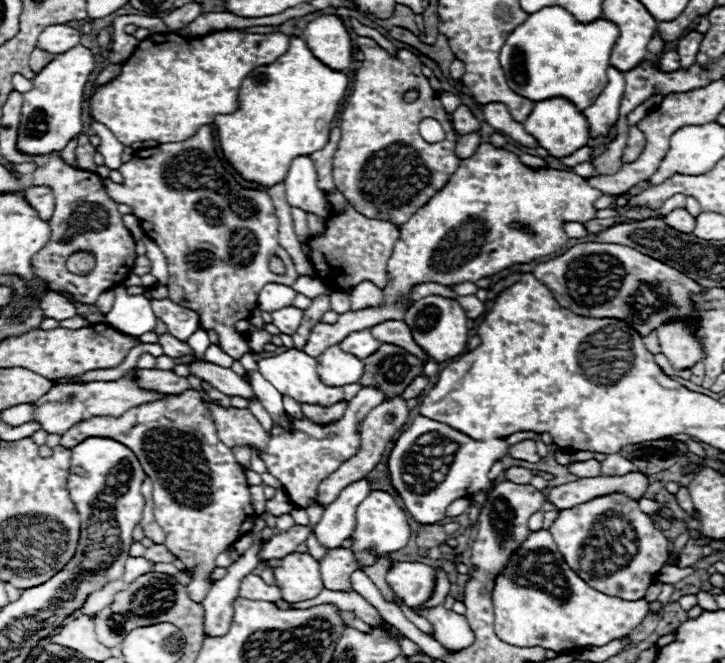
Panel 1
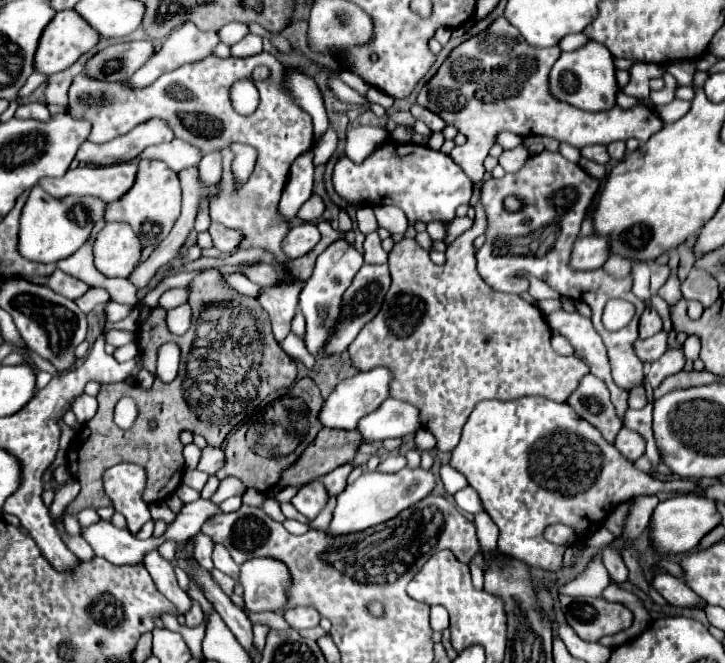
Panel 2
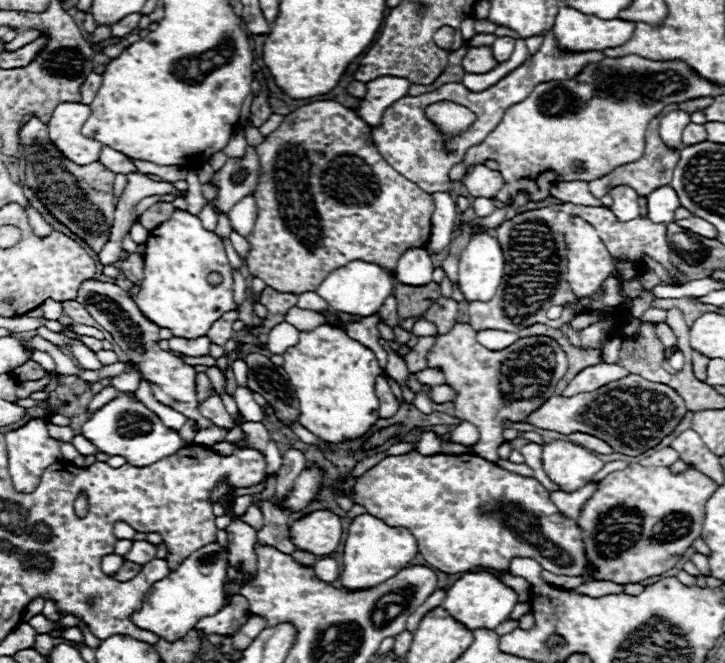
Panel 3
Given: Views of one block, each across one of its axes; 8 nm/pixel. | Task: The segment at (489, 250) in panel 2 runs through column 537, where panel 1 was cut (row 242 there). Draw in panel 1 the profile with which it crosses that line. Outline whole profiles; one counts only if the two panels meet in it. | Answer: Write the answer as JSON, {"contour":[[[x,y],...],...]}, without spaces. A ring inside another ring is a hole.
{"contour":[[[202,126],[194,138],[186,142],[172,142],[160,144],[156,148],[136,150],[132,160],[120,166],[120,174],[124,176],[124,184],[114,184],[112,180],[104,180],[106,192],[114,202],[128,204],[134,216],[140,220],[144,234],[154,240],[168,260],[168,290],[170,298],[182,304],[186,296],[190,300],[188,308],[200,314],[200,328],[214,330],[220,336],[220,348],[232,356],[240,358],[248,350],[246,336],[234,330],[238,320],[250,316],[250,312],[258,304],[258,294],[266,282],[282,282],[284,286],[292,286],[298,278],[294,262],[290,254],[278,246],[278,218],[274,204],[266,190],[260,188],[246,188],[238,184],[236,176],[226,168],[222,156],[218,156],[218,146],[214,142],[212,126]],[[278,254],[288,272],[284,276],[272,274],[268,270],[268,258]]]}

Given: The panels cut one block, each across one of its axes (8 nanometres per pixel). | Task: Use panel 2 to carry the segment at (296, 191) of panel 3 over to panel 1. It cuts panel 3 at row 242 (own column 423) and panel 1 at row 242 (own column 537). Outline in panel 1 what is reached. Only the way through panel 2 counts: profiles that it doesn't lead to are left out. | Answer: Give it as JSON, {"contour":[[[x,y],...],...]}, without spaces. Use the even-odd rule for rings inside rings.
{"contour":[[[350,204],[344,212],[334,212],[326,218],[324,230],[308,240],[308,258],[316,270],[316,276],[326,284],[326,288],[338,292],[358,286],[358,282],[372,282],[380,290],[386,288],[386,262],[392,256],[392,248],[400,236],[400,228],[392,222],[374,220],[358,214]]]}

